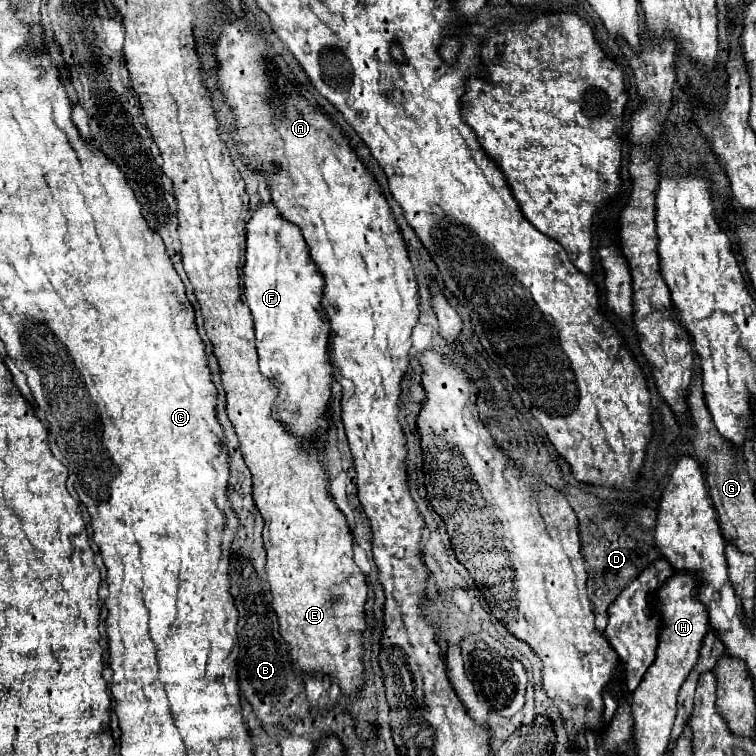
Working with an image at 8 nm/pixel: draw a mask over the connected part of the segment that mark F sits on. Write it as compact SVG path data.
M269 200L269 202L259 202L259 208L253 212L251 220L247 222L247 250L245 250L245 266L243 266L243 286L245 286L245 300L247 300L247 306L253 314L253 320L255 320L255 336L257 336L257 354L259 354L259 370L263 376L271 378L273 384L279 388L279 398L275 402L277 406L277 418L289 428L289 432L295 432L295 436L299 436L301 440L309 440L309 438L317 438L319 436L319 430L321 428L327 428L327 418L323 416L327 412L327 404L329 404L329 398L331 398L331 382L333 382L333 370L331 370L331 364L329 364L329 352L327 352L327 346L329 346L329 320L321 308L321 298L323 298L323 276L319 272L319 268L315 266L315 262L311 260L309 256L309 248L303 240L303 234L301 234L301 228L291 224L289 220L285 220L279 210L275 208L275 204Z

